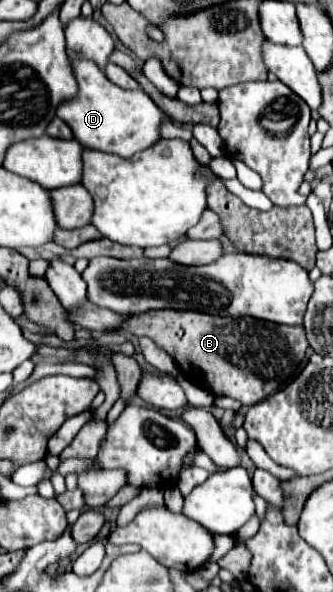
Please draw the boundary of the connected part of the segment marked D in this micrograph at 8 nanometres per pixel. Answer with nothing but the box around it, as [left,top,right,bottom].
[57,60,175,158]

